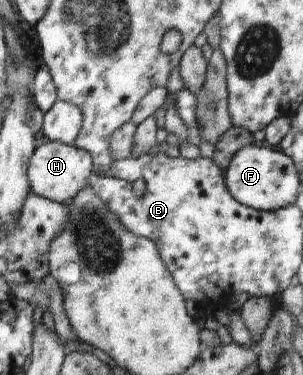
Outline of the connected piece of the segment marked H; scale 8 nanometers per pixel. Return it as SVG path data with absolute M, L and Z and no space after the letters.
M50 140L38 145L33 158L30 160L27 173L31 192L50 201L63 204L73 200L75 195L83 187L92 183L94 178L91 155L88 155L87 151L81 151L77 147Z

